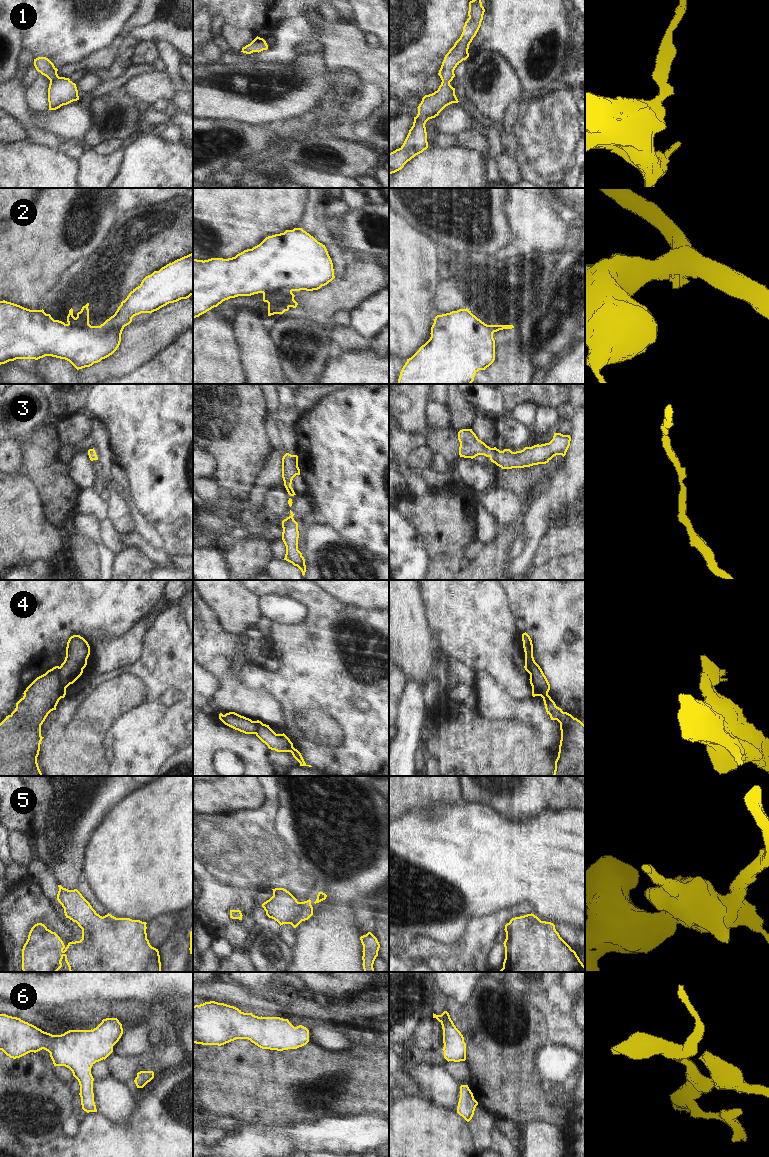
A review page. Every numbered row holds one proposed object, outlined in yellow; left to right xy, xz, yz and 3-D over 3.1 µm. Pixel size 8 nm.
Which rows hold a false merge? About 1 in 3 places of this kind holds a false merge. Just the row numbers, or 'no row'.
4

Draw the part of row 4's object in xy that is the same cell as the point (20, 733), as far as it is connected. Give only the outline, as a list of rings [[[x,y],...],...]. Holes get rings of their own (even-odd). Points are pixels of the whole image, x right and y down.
[[[59,666],[37,677],[23,694],[15,710],[0,723],[0,776],[43,776],[37,763],[44,738],[41,736],[41,725],[66,695],[66,685],[59,675]]]

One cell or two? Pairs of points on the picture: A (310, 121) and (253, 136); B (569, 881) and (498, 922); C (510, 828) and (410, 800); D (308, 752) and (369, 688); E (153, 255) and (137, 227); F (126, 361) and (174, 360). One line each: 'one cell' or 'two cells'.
A: one cell
B: two cells
C: two cells
D: one cell
E: one cell
F: two cells

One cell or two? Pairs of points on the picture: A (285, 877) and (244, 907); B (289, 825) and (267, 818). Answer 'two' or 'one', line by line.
A: one
B: two

